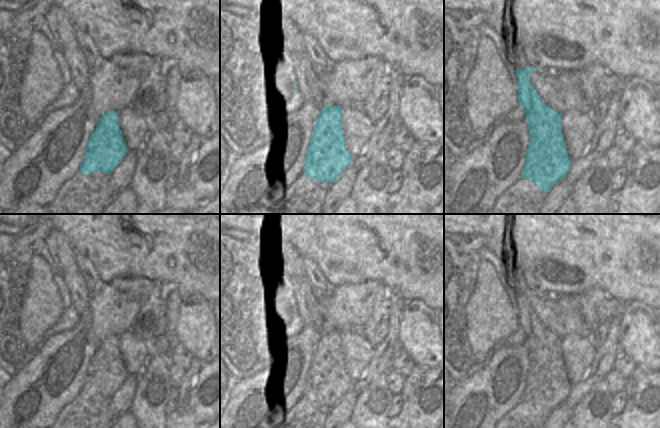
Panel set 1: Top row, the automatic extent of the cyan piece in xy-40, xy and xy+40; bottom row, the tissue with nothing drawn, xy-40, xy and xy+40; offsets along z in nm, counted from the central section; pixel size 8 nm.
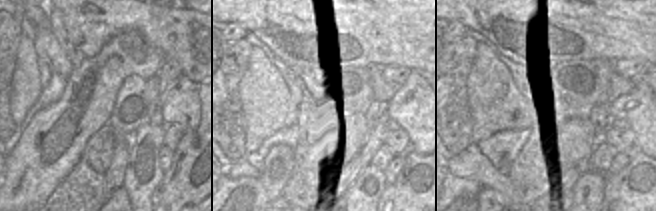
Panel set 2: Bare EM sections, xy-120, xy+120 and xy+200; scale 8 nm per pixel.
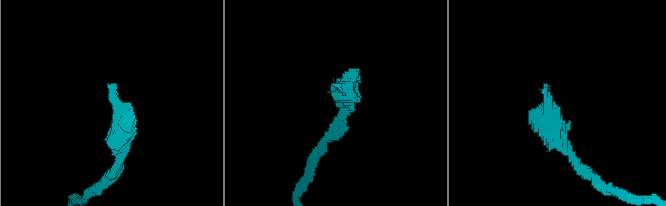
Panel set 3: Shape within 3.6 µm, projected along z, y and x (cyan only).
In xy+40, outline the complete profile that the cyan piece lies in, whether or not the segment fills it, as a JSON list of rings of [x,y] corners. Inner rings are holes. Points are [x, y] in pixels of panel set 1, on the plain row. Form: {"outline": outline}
{"outline": [[[516,292],[518,303],[518,325],[526,335],[526,345],[530,357],[530,369],[526,377],[526,387],[522,395],[522,402],[531,404],[546,418],[550,413],[564,404],[571,389],[572,383],[568,379],[564,359],[562,357],[562,338],[547,330],[536,313],[530,310],[530,297],[537,296],[536,292]]]}

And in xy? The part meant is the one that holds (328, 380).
{"outline": [[[326,330],[316,345],[303,397],[311,404],[332,409],[353,384],[346,371],[342,332]]]}

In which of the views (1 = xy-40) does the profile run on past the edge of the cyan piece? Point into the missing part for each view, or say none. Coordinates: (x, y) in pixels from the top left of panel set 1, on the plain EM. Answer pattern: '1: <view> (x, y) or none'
1: none

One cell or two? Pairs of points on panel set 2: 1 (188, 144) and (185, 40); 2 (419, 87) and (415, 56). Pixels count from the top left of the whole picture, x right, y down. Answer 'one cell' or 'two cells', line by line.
1: two cells
2: two cells

